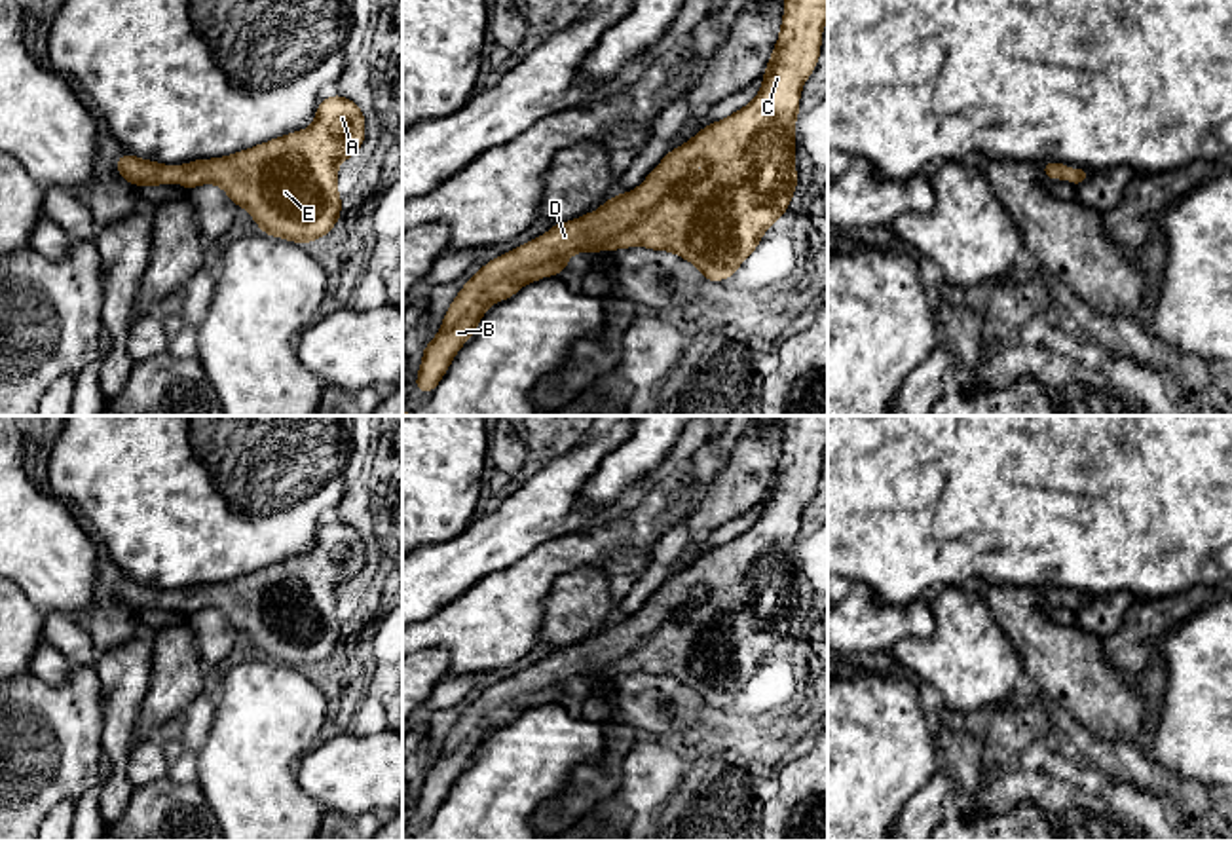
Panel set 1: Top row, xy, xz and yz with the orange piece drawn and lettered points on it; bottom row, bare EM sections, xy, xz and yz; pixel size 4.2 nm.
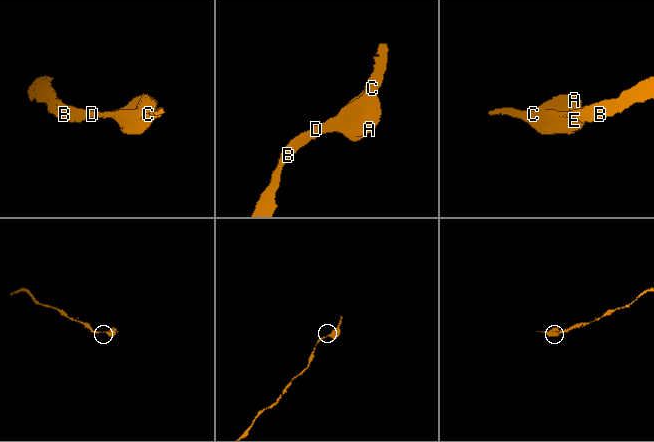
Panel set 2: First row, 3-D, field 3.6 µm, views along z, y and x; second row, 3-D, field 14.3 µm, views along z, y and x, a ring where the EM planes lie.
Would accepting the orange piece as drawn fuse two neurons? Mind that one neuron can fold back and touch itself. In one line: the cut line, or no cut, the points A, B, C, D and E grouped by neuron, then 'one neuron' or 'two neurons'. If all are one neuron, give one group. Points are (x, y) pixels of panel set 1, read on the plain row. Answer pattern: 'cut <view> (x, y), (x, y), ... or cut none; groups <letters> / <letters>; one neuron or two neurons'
cut none; groups A B C D E; one neuron

